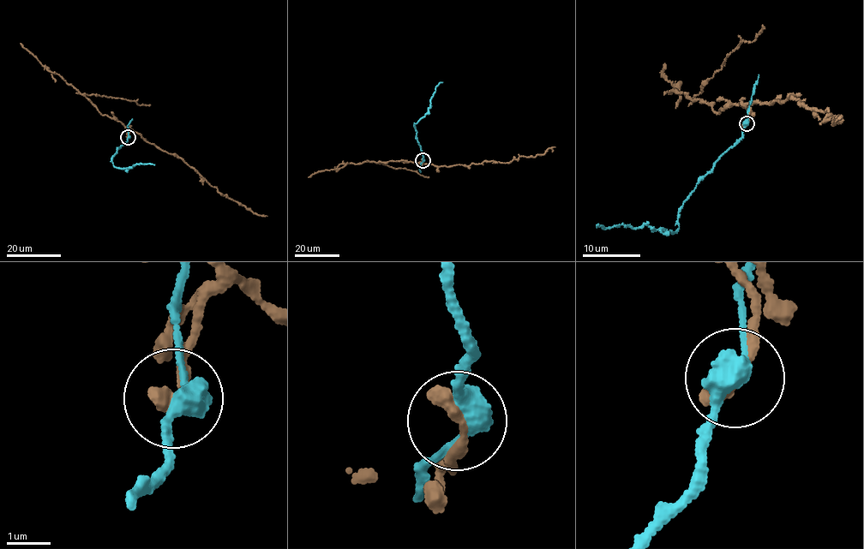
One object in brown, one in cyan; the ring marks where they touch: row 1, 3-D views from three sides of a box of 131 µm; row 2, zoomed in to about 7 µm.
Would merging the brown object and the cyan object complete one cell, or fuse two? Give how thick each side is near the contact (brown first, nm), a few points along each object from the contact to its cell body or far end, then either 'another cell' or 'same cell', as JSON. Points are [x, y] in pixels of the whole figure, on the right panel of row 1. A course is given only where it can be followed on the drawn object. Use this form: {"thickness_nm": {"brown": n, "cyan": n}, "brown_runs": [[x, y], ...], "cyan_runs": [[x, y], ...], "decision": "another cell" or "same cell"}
{"thickness_nm": {"brown": 380, "cyan": 440}, "brown_runs": [[746, 122], [746, 104], [794, 94], [800, 104], [828, 109], [826, 121], [842, 120], [832, 125], [833, 118]], "cyan_runs": [[746, 122], [741, 138], [698, 182], [678, 212], [676, 230], [644, 223], [604, 229], [598, 224]], "decision": "another cell"}

